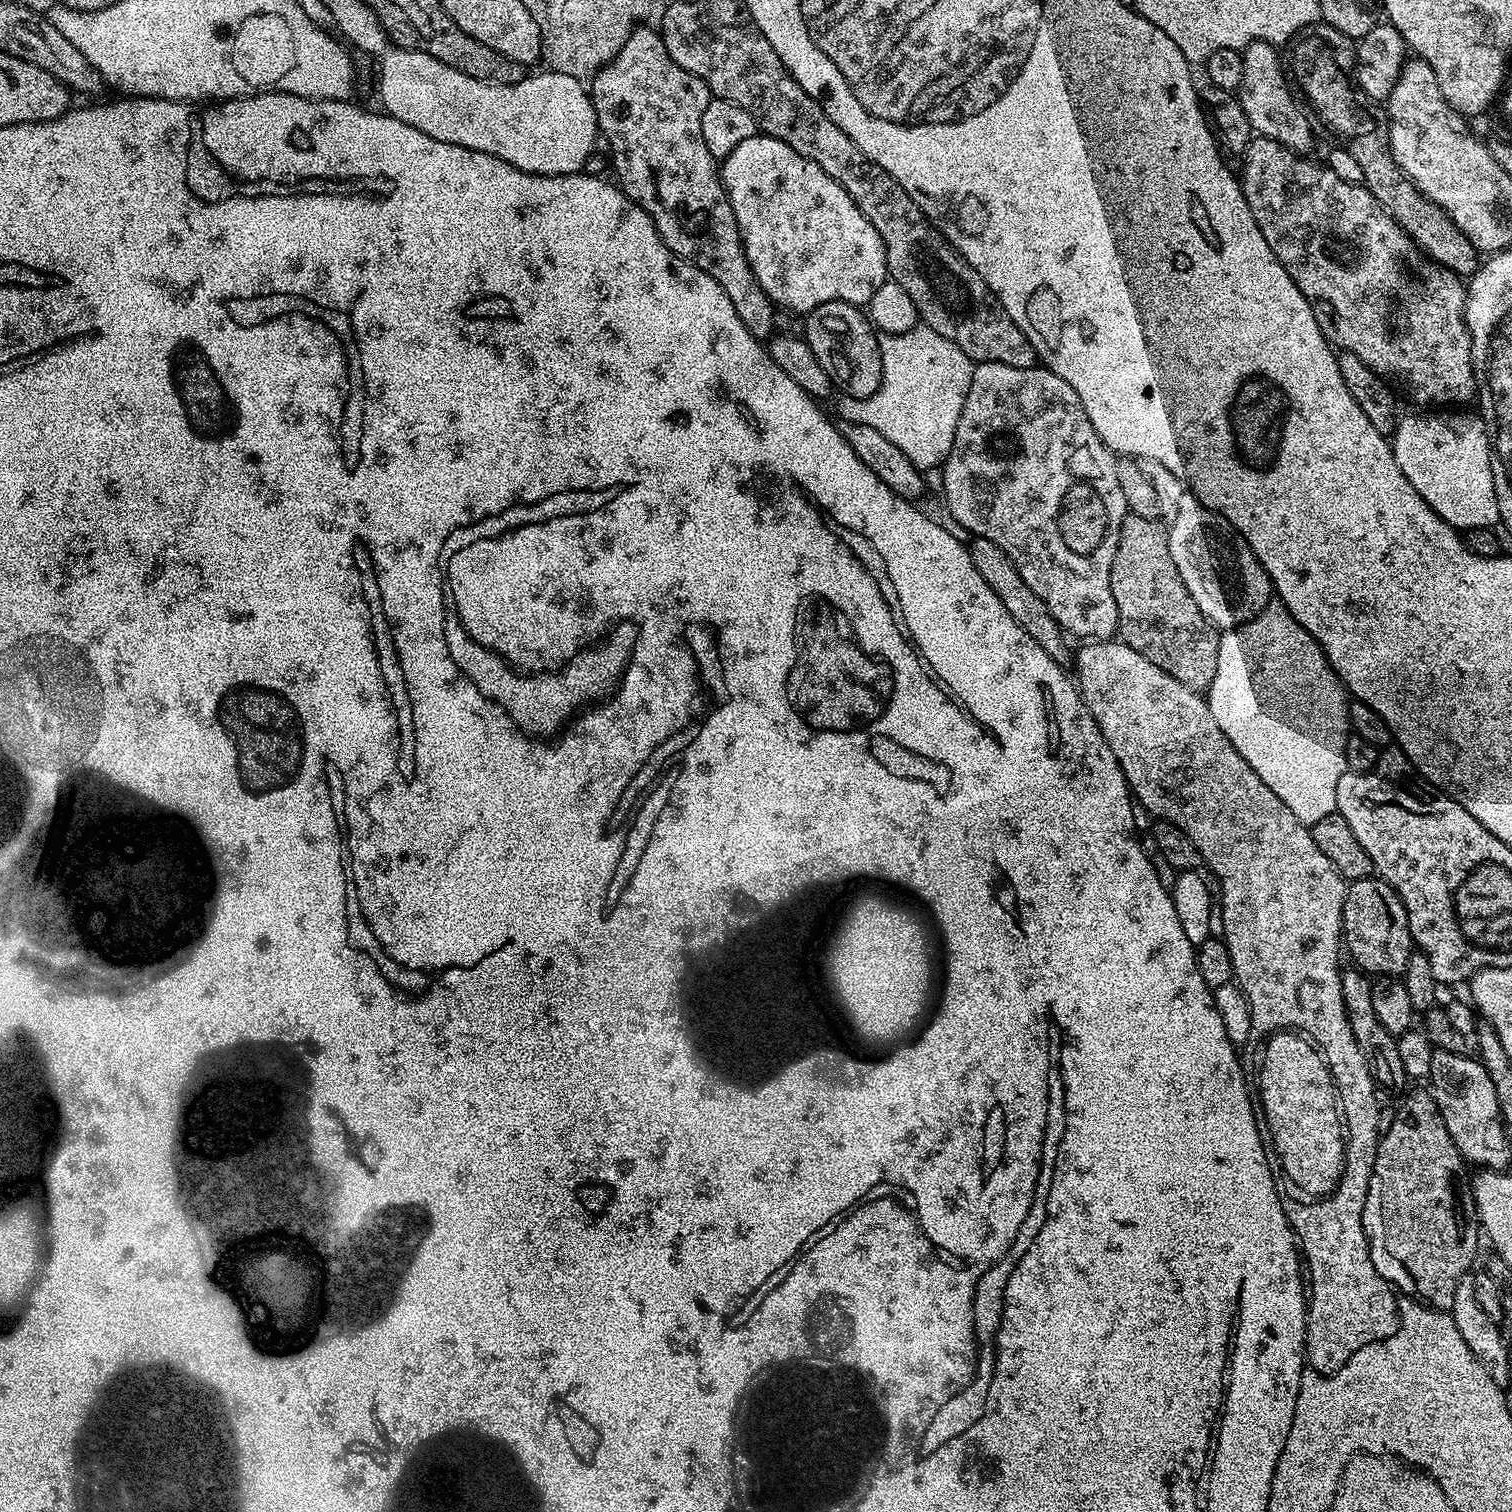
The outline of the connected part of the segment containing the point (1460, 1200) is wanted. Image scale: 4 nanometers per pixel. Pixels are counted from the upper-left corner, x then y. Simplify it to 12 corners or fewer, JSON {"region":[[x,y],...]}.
{"region":[[1431,1091],[1376,1147],[1374,1270],[1450,1310],[1482,1242]]}

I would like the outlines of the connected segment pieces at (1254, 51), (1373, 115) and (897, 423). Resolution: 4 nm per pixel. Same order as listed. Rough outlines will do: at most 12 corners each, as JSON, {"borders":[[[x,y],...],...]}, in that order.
{"borders":[[[1277,45],[1242,49],[1238,99],[1255,135],[1308,154],[1312,124]],[[1361,103],[1372,128],[1334,134],[1362,168],[1368,193],[1417,249],[1459,276],[1478,253],[1405,178],[1388,125]],[[923,326],[881,335],[882,382],[839,419],[915,468],[954,446],[974,362]]]}

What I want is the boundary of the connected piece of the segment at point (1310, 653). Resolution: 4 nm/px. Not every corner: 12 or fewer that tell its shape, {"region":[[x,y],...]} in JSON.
{"region":[[1279,602],[1219,637],[1218,730],[1309,826],[1349,701]]}

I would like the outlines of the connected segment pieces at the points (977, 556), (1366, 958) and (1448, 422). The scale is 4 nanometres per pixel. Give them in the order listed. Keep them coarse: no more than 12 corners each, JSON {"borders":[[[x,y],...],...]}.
{"borders":[[[977,536],[970,551],[1010,618],[1071,669],[1074,648],[1046,602],[1022,582],[1002,546]],[[1374,876],[1344,893],[1341,939],[1357,969],[1396,978],[1408,915]],[[1479,415],[1404,416],[1406,482],[1454,529],[1500,519]]]}

